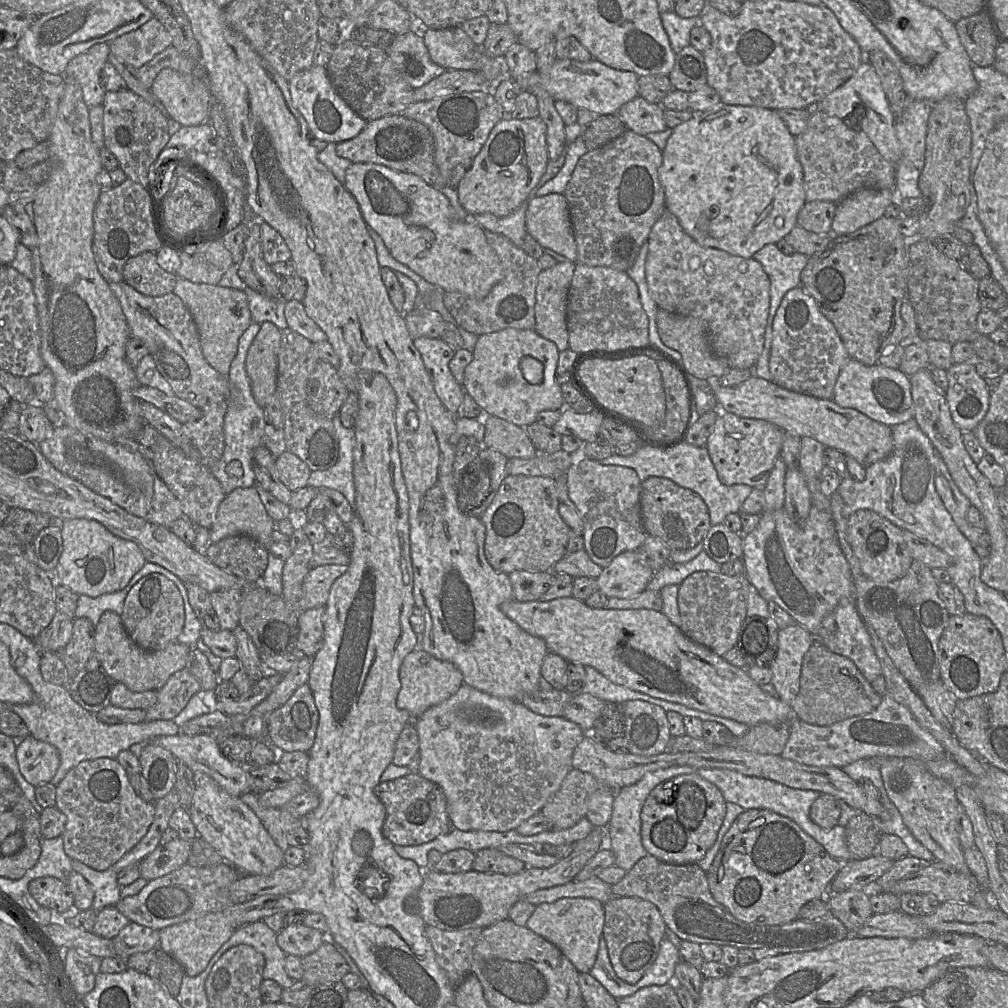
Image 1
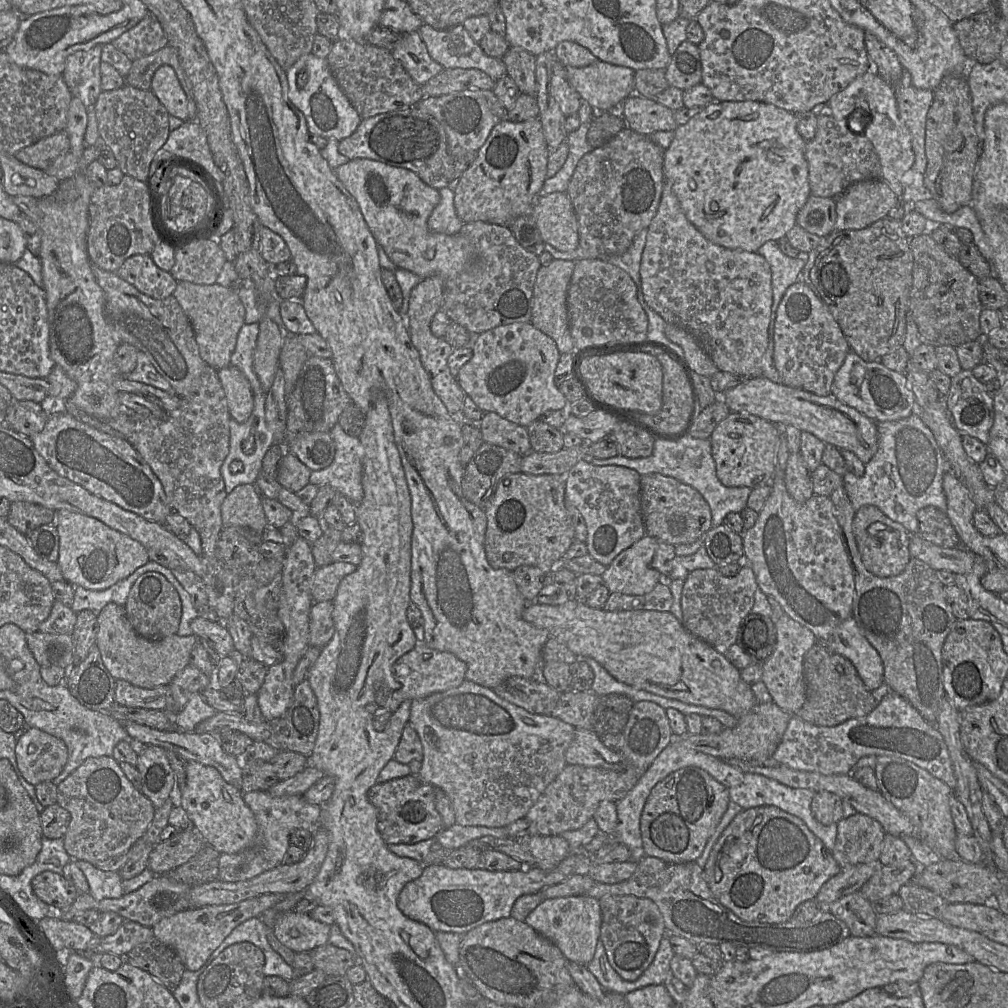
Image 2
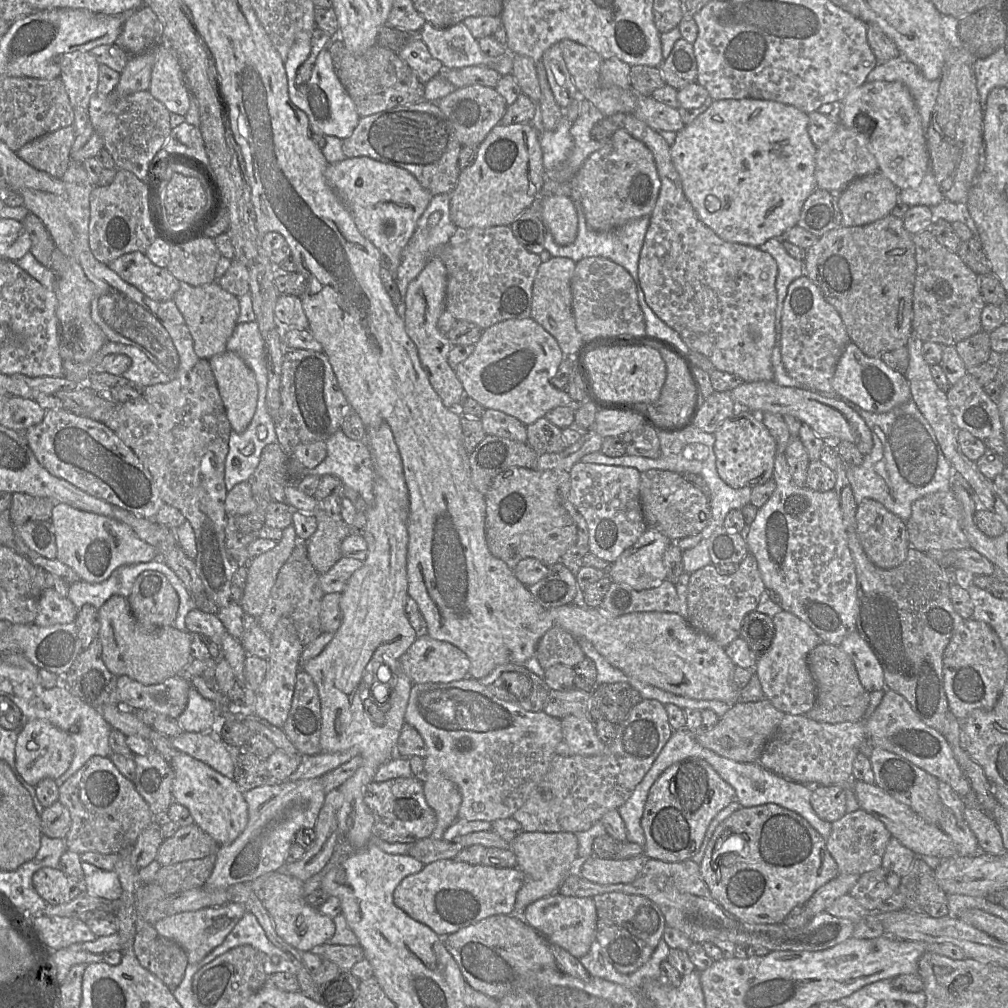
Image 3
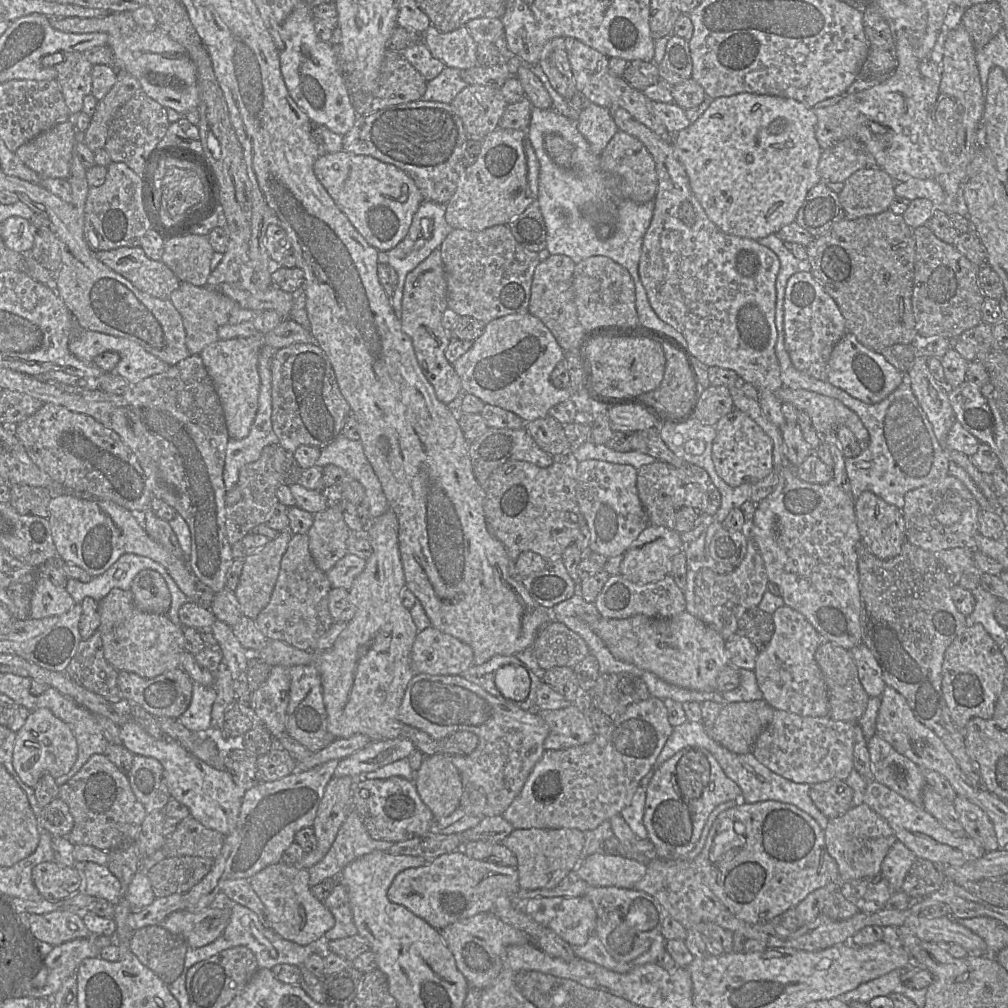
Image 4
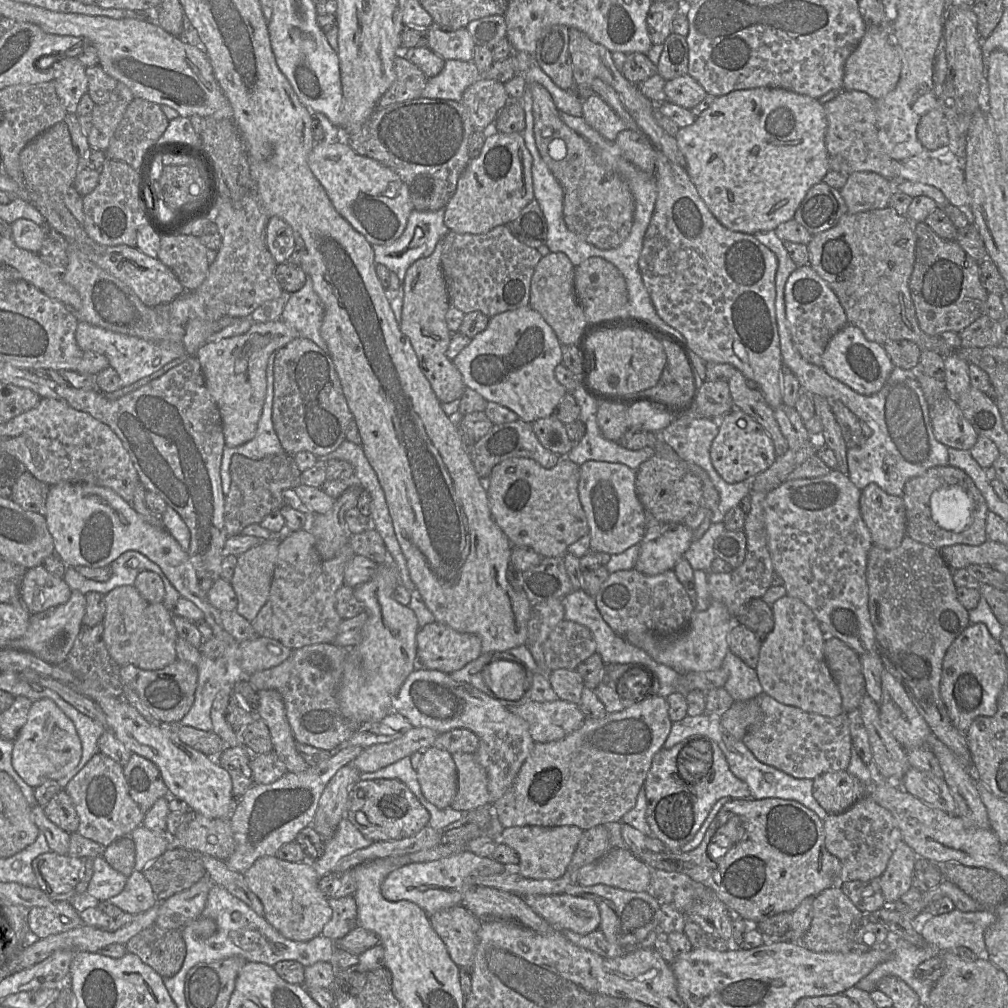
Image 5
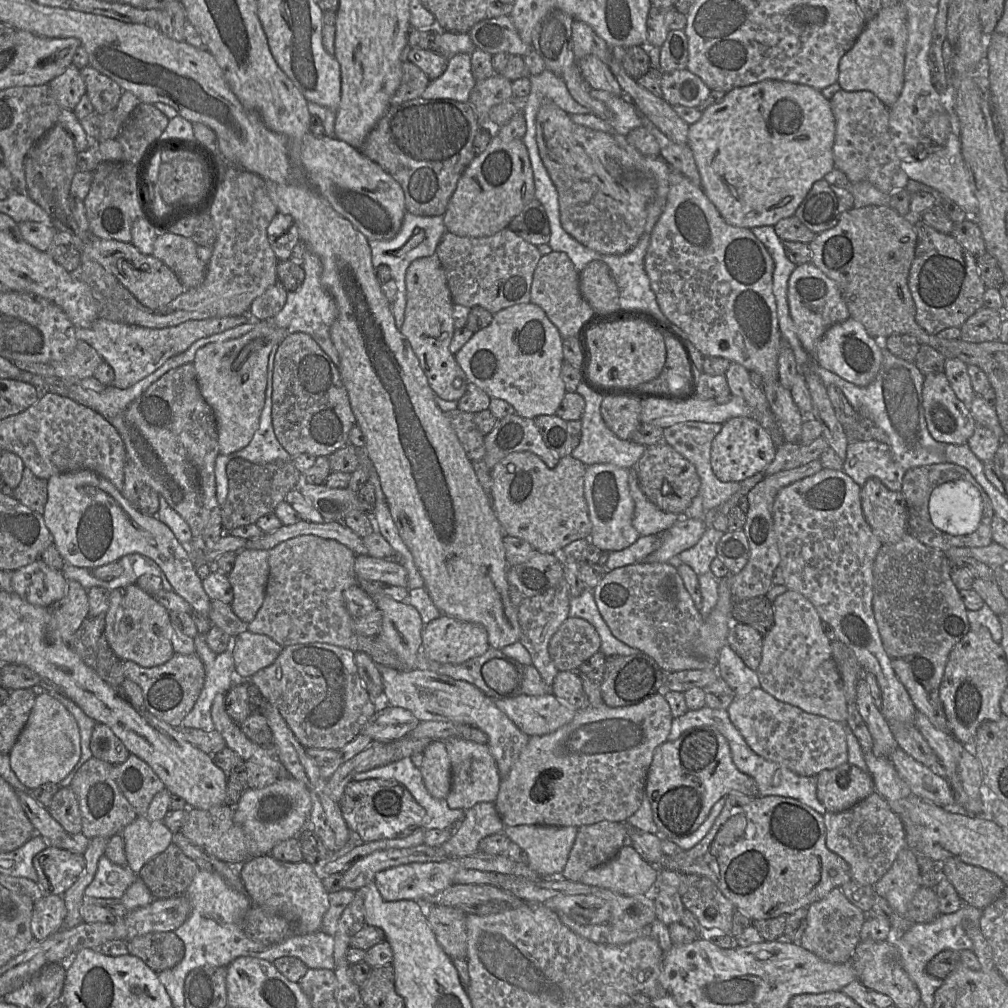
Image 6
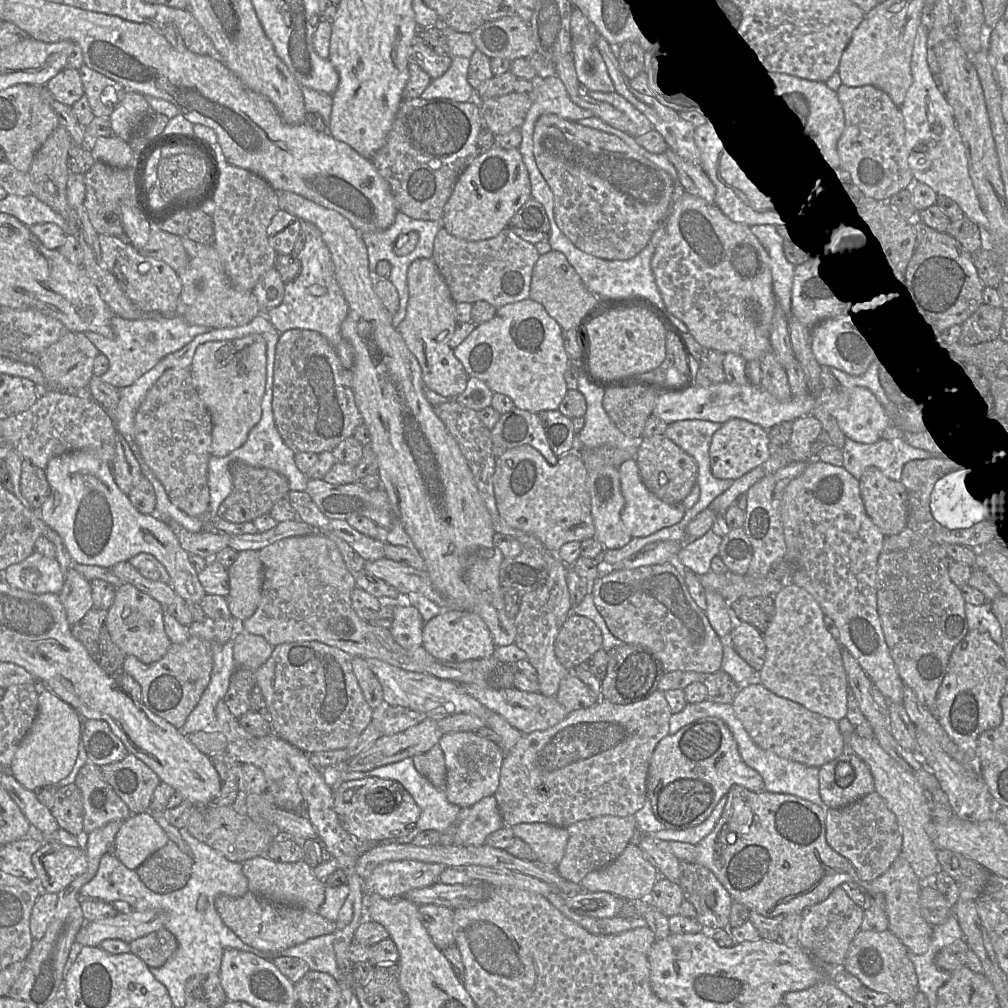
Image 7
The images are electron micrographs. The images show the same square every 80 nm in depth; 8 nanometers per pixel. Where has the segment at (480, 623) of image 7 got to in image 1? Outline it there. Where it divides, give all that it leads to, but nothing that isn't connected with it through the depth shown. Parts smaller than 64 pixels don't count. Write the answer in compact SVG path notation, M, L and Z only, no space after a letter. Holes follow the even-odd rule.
M419 647L404 658L399 678L401 689L396 699L396 706L399 709L407 710L412 716L412 721L430 707L450 698L464 683L461 671L454 664L439 660Z

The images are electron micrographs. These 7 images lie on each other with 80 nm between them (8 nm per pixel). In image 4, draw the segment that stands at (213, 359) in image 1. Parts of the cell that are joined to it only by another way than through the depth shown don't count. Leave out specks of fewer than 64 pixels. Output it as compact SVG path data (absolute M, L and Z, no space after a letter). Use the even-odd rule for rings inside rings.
M181 282L180 287L171 294L169 299L182 316L186 331L186 346L190 356L199 355L206 346L219 339L218 329L228 323L236 305L231 298L218 291L186 282Z

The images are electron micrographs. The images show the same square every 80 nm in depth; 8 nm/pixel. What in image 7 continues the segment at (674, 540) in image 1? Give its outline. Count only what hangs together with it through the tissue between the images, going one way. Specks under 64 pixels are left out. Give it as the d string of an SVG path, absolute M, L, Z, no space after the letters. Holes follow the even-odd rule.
M665 435L641 438L635 460L646 488L668 504L682 503L697 482L696 460Z

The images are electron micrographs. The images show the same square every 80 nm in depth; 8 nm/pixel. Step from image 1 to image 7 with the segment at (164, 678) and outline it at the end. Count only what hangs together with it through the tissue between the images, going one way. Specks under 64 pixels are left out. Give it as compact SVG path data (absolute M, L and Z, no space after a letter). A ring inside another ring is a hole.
M123 583L117 587L114 603L107 610L106 626L113 642L126 656L135 656L142 663L151 664L162 659L172 644L165 633L164 612L165 608L150 595L131 584Z

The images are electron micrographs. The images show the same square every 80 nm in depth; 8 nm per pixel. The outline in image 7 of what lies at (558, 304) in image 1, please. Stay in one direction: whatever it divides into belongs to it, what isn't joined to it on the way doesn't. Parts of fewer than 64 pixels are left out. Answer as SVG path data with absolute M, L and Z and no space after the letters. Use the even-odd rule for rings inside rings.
M551 250L540 255L533 267L529 298L542 304L562 330L576 330L582 319L591 312L597 296L585 287L566 256Z

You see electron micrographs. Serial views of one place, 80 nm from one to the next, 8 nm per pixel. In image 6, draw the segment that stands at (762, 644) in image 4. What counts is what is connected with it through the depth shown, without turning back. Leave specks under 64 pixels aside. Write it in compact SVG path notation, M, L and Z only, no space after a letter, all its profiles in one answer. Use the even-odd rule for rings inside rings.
M766 595L734 602L732 621L751 626L765 636L774 624L773 603Z

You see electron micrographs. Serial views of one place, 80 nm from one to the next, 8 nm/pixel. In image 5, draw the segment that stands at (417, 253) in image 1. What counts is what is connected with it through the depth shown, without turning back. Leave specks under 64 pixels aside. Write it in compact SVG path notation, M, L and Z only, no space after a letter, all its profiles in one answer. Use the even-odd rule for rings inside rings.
M344 139L315 143L308 164L336 211L371 245L392 244L403 234L414 207L407 185L390 168L356 153Z

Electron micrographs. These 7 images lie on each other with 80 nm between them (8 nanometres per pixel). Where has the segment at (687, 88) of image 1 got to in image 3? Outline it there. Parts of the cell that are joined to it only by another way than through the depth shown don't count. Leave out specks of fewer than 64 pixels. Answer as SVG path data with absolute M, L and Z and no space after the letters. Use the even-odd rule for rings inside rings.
M683 38L678 39L659 68L665 83L676 90L695 82L697 62L693 45Z

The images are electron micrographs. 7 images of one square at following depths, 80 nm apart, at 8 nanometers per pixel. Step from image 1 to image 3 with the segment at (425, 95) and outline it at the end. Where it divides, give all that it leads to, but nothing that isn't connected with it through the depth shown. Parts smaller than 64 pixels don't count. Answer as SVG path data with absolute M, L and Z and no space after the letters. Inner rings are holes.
M468 66L458 69L444 68L439 72L456 89L466 86L480 85L496 88L501 75L493 69L483 66Z

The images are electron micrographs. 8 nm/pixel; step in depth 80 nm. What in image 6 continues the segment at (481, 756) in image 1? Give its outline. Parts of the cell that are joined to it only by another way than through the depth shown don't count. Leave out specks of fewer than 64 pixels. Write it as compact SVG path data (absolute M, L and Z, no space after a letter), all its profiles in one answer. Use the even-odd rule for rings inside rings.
M378 666L378 669L383 682L382 704L386 703L386 705L392 707L406 709L420 722L452 722L455 724L470 725L482 730L488 736L487 745L496 761L501 781L509 774L530 736L522 732L514 722L495 705L494 699L485 695L473 684L462 680L455 680L432 671L420 669L401 671L386 666Z

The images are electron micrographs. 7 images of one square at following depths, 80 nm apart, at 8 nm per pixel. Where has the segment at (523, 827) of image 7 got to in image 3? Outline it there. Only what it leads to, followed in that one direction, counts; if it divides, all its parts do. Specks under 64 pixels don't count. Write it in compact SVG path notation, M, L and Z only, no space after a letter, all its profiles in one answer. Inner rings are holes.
M524 831L510 842L517 868L524 874L524 882L516 895L515 914L522 914L529 904L557 892L567 874L577 866L578 846L576 834L572 832Z

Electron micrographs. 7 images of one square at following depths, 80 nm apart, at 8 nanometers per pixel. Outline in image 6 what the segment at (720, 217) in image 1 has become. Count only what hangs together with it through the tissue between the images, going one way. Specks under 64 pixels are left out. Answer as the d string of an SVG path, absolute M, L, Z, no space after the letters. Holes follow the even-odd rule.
M764 80L752 85L734 88L727 92L719 103L704 110L700 120L689 126L687 145L692 150L701 177L701 187L722 218L730 225L752 229L761 226L775 226L781 219L794 215L812 185L835 168L833 156L835 130L835 118L830 101L823 96L821 91L804 84Z

